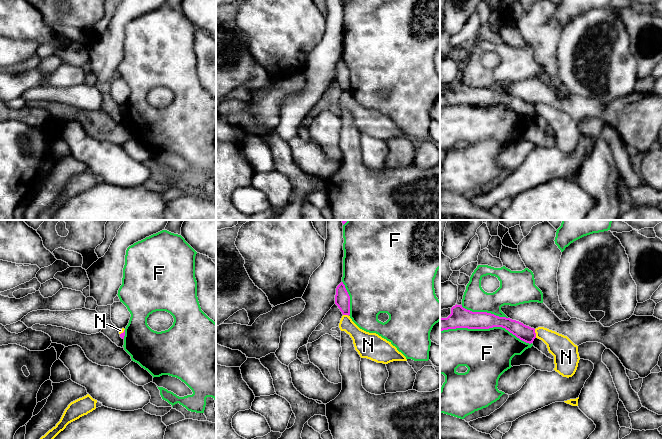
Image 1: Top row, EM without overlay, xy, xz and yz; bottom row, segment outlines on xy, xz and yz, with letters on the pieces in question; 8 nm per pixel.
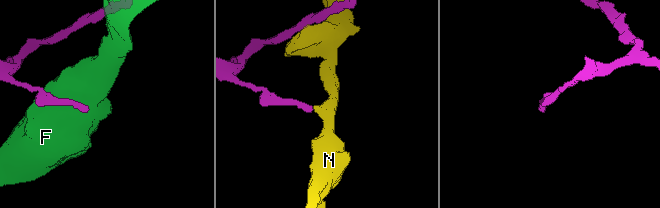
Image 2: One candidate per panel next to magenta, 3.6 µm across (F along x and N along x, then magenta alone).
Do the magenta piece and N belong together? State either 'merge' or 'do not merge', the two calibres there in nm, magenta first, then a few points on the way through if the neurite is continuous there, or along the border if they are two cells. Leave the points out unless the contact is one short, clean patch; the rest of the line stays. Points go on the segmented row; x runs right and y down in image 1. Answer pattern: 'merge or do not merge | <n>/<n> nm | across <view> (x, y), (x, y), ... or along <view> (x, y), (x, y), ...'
do not merge | 130/190 nm | along yz (534, 329), (536, 337)

